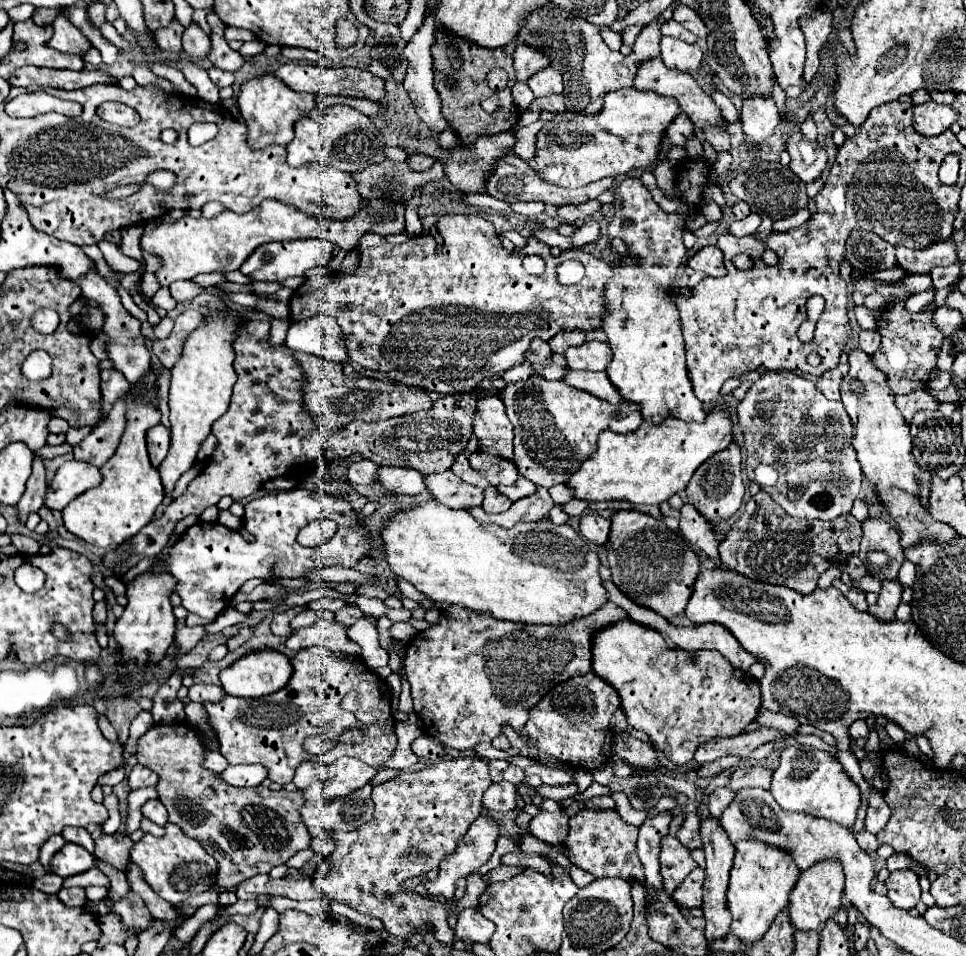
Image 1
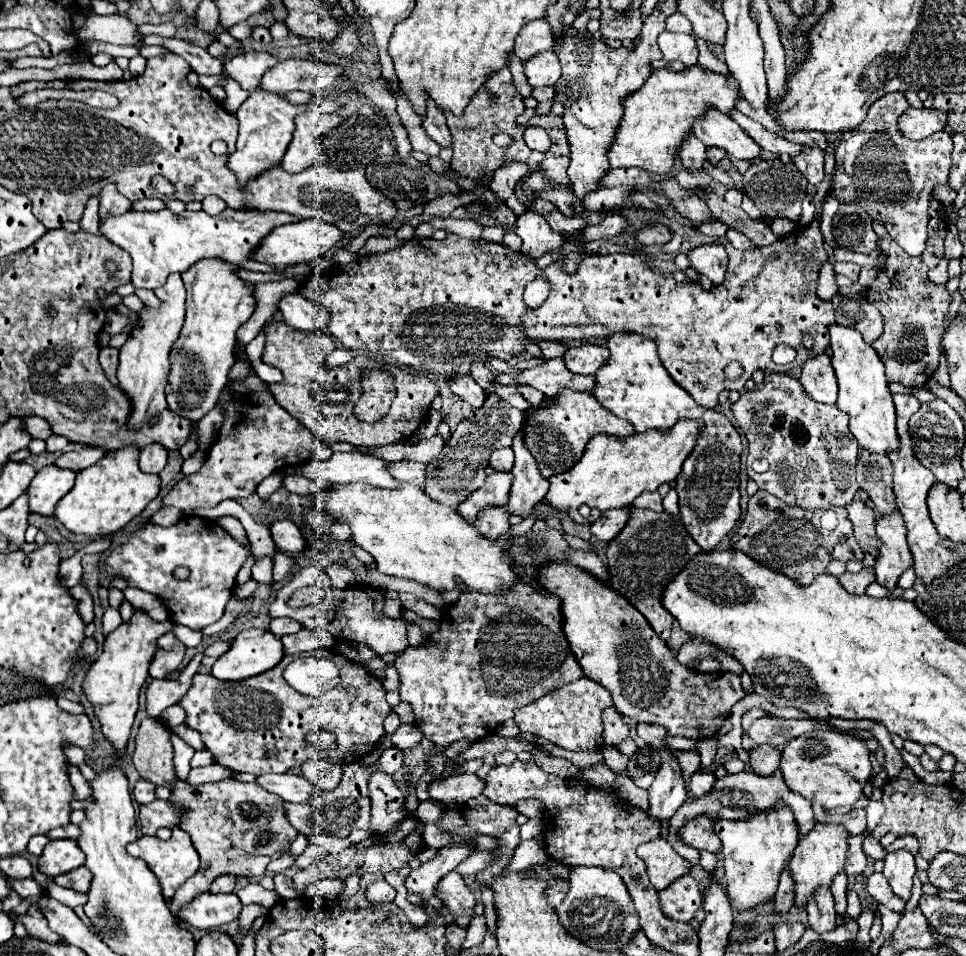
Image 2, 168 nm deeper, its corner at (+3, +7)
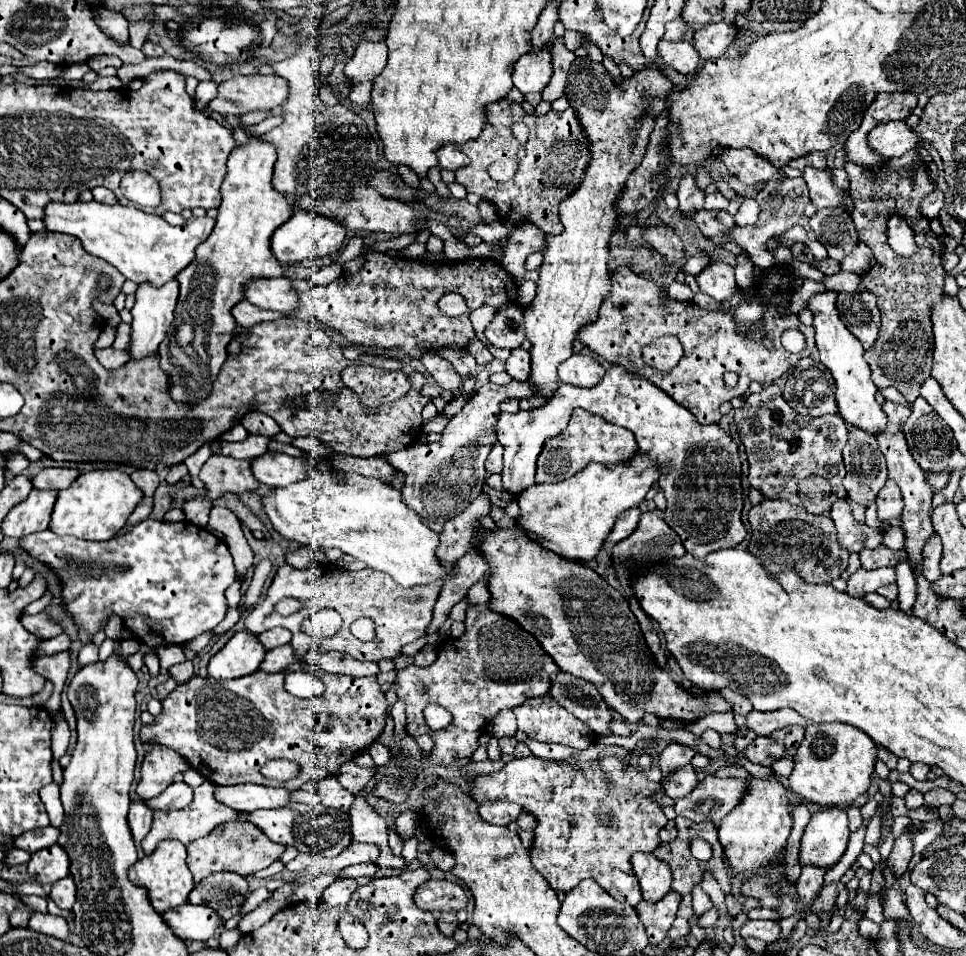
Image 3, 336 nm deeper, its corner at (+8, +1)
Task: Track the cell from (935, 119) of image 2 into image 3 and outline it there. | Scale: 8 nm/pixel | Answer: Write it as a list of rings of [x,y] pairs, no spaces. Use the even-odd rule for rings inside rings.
[[[900,120],[878,124],[878,128],[874,128],[870,134],[870,146],[886,158],[896,158],[910,150],[916,150],[918,144],[920,136]]]

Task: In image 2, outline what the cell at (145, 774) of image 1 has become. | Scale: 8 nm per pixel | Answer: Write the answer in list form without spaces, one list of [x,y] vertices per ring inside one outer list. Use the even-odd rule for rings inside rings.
[[[141,778],[141,780],[135,784],[133,796],[135,796],[135,802],[137,802],[139,806],[149,804],[149,802],[153,802],[153,800],[155,800],[155,786],[153,786],[151,782],[147,782],[147,780],[143,780],[143,778]]]

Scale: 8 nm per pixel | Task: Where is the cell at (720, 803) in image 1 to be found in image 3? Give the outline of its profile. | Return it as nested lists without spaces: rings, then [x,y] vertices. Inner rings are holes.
[[[686,764],[686,766],[682,766],[682,770],[676,770],[676,772],[664,782],[664,792],[666,792],[670,798],[684,798],[684,796],[688,796],[688,794],[694,790],[694,786],[696,786],[698,782],[700,782],[700,780],[698,780],[696,770],[694,770],[690,764]]]

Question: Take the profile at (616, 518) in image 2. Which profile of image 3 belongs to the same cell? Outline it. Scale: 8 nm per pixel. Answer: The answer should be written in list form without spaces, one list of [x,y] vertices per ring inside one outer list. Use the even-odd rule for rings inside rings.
[[[630,508],[630,510],[622,512],[622,514],[618,516],[612,532],[608,534],[606,542],[614,542],[614,544],[616,544],[616,542],[628,538],[628,534],[634,532],[634,528],[636,528],[636,524],[638,524],[638,520],[640,520],[640,514],[642,514],[642,512],[640,512],[638,508]]]

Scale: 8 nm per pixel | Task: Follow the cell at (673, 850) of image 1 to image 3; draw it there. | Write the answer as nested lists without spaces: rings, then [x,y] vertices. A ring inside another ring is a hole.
[[[636,852],[632,856],[632,870],[640,882],[646,902],[658,902],[668,894],[672,886],[672,872],[664,860],[656,858],[654,854]]]

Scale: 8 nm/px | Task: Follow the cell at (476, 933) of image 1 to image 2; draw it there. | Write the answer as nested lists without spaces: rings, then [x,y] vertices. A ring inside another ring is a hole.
[[[449,872],[437,884],[437,898],[443,900],[445,908],[453,918],[457,916],[473,916],[475,898],[465,884],[465,880],[457,872]]]

